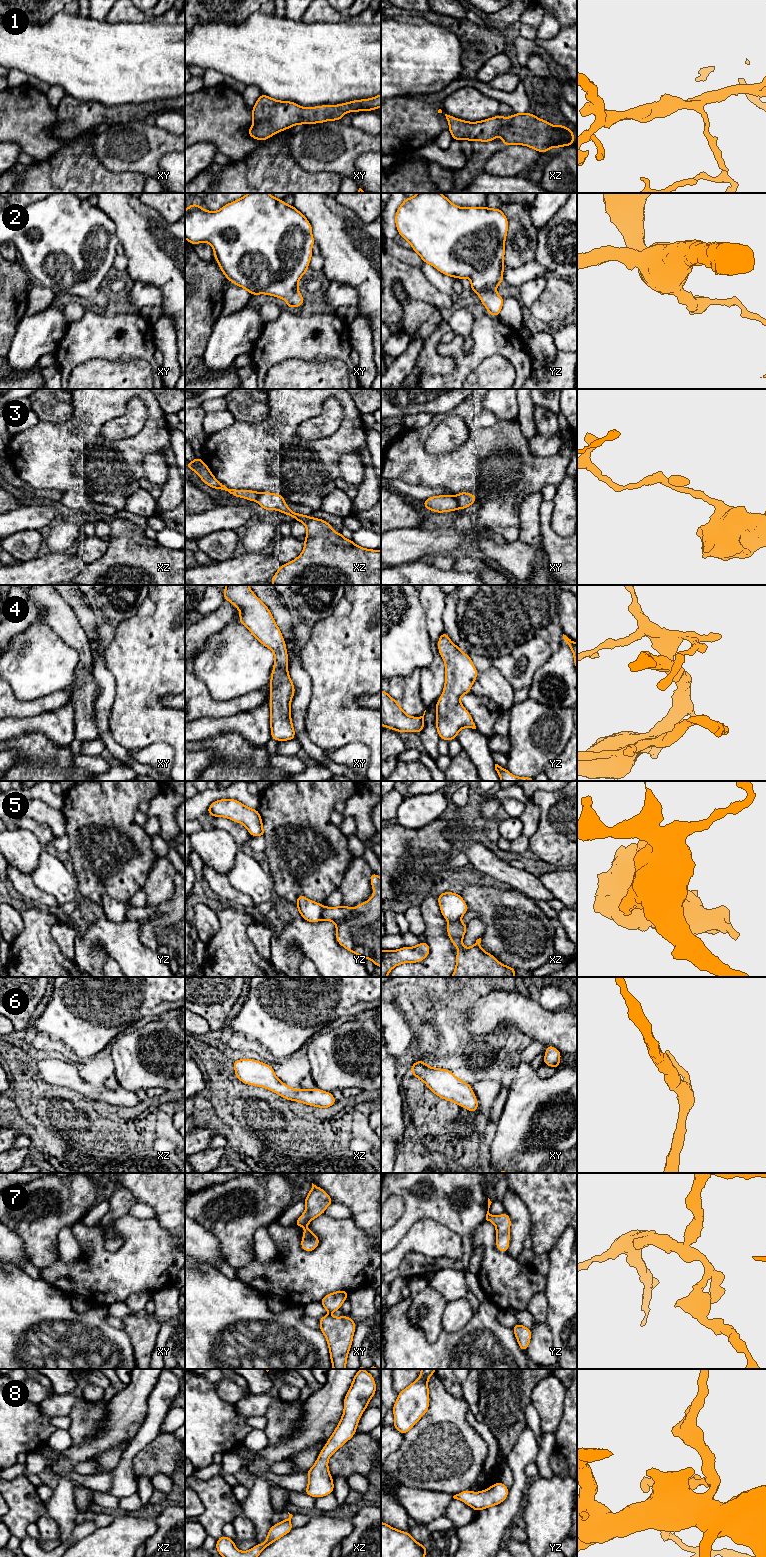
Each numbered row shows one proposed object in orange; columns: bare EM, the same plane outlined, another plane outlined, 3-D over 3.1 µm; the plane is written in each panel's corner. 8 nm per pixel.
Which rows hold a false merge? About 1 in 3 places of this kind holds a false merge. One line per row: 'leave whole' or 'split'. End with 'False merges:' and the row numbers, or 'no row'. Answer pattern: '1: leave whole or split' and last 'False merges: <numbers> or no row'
1: leave whole
2: leave whole
3: split
4: leave whole
5: split
6: leave whole
7: leave whole
8: leave whole
False merges: 3, 5

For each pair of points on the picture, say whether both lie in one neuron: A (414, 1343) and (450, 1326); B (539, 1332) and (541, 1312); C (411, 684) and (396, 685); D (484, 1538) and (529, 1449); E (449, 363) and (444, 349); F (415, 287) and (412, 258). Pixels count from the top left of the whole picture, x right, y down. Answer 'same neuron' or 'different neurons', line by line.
A: different neurons
B: different neurons
C: different neurons
D: same neuron
E: different neurons
F: different neurons

